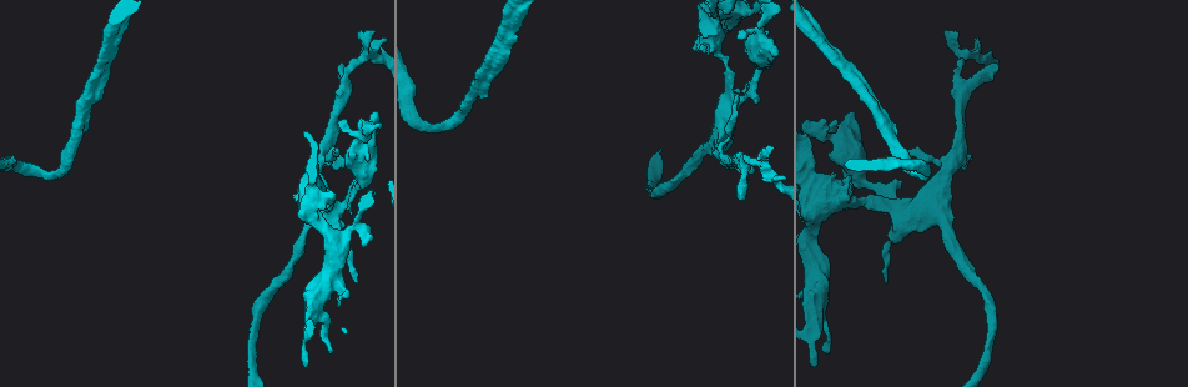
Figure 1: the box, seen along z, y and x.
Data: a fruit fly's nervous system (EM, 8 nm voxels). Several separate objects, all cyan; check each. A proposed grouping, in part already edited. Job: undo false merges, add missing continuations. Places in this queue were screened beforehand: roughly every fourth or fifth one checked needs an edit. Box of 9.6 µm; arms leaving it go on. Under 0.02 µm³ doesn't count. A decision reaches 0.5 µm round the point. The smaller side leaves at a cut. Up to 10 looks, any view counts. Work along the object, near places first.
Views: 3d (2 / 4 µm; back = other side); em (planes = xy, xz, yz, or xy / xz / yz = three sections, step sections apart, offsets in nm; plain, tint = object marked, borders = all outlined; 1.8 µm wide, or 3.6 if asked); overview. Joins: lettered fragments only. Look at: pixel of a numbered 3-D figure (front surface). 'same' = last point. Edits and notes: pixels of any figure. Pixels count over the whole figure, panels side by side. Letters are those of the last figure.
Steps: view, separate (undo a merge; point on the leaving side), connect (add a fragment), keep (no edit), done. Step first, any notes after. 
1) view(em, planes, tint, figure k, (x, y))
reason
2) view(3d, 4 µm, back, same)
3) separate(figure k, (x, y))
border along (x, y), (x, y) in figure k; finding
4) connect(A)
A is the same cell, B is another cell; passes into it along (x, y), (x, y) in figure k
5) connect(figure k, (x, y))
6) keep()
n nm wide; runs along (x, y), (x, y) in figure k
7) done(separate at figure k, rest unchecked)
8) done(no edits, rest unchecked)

view(em, planes, borders, figure 1, (848, 175))
an open end

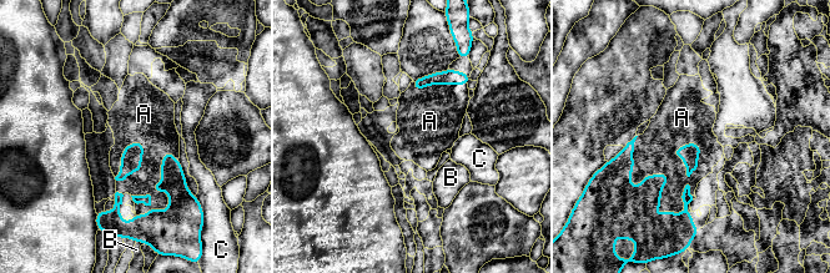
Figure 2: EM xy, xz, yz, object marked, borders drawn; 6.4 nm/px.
connect(A)
A is the same cell, B and C are other cells; passes into it along (162, 229), (160, 191), (140, 183) in figure 2; the neuron continues

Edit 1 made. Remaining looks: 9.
view(3d, 2 µm, figure 1, (998, 66))
free end

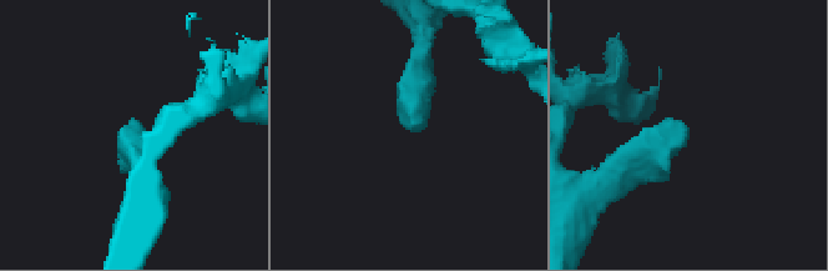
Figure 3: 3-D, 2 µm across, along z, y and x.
view(em, planes, borders, figure 3, (421, 128))

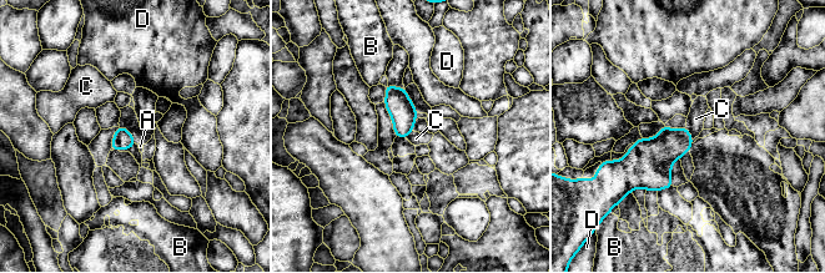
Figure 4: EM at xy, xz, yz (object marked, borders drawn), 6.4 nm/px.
keep()
A, B, C and D are other cells; border along (119, 124), (130, 132), (137, 143) in figure 4; no lettered fragment goes on from it

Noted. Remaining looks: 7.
view(3d, 4 µm, figure 1, (338, 301))
an open end

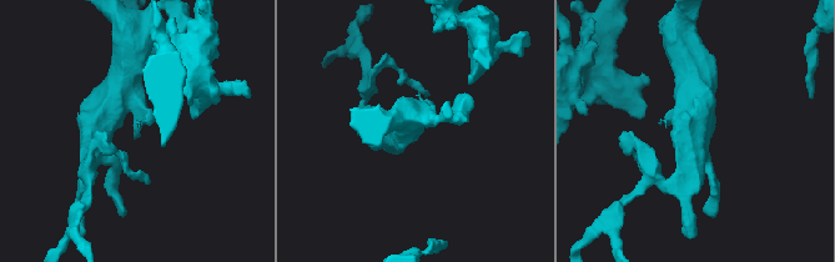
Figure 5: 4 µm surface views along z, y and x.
view(em, planes, tint, figure 5, (134, 131))

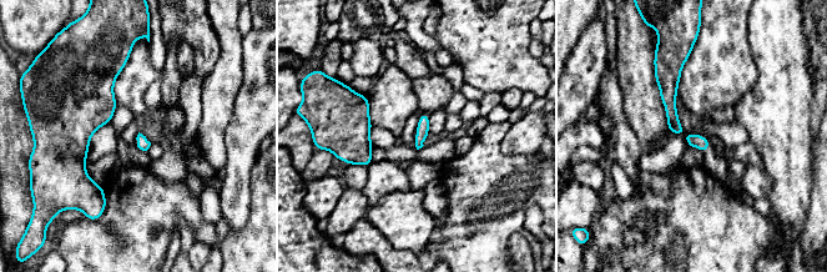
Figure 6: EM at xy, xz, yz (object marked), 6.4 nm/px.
view(em, planes, borders, same)

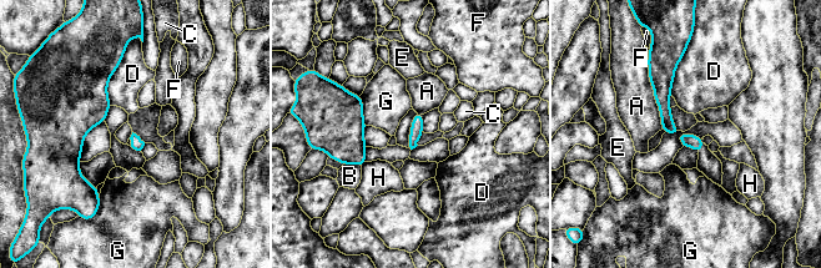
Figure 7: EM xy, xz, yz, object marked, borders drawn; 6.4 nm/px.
keep()
A, B, C, D, E, F, G and H are other cells; border along (359, 95), (363, 121), (367, 125) in figure 7; no lettered fragment goes on from it

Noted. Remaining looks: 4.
done(connect at figure 2, rest unchecked)

